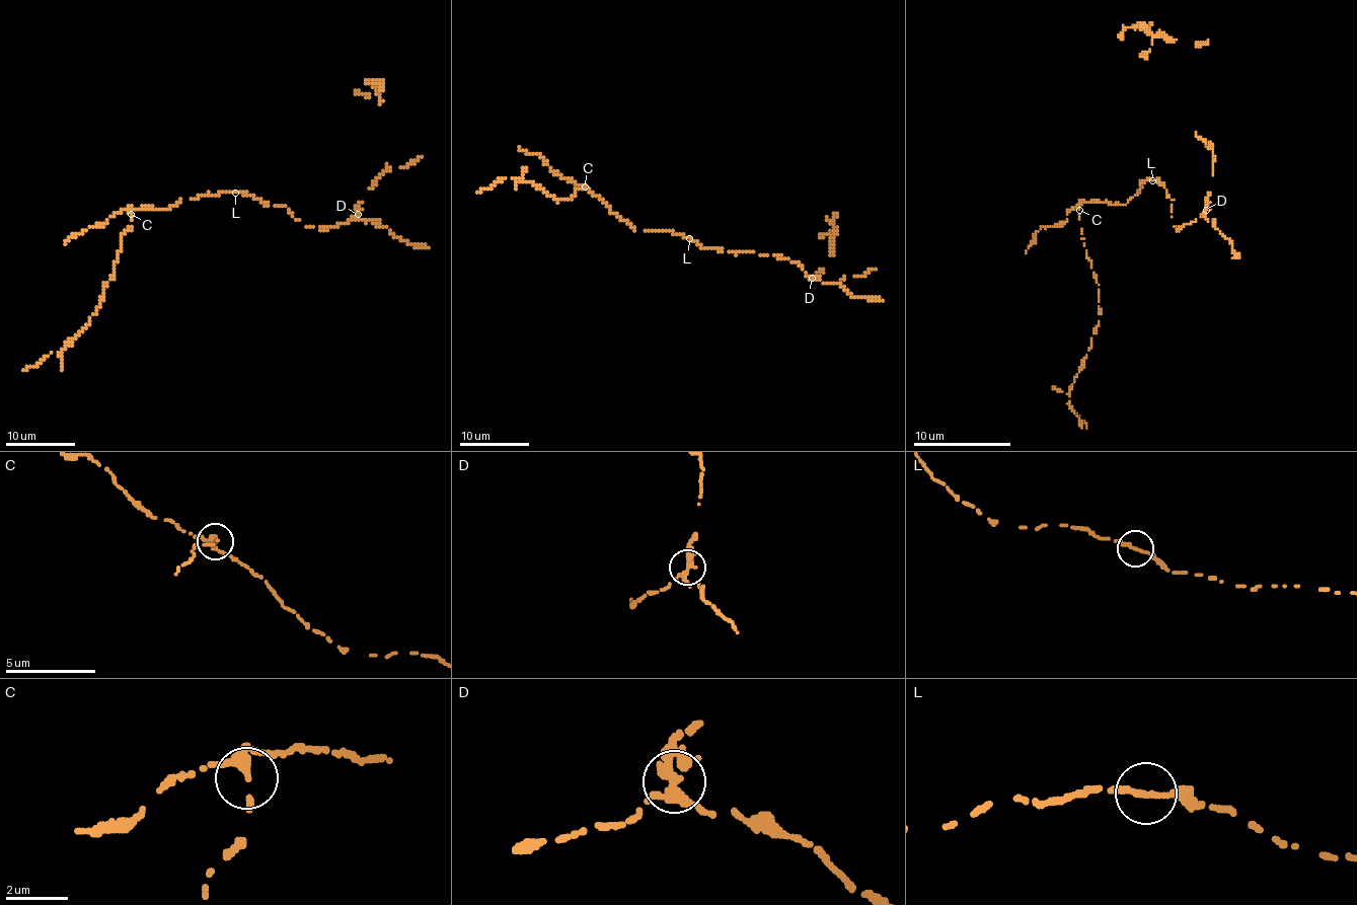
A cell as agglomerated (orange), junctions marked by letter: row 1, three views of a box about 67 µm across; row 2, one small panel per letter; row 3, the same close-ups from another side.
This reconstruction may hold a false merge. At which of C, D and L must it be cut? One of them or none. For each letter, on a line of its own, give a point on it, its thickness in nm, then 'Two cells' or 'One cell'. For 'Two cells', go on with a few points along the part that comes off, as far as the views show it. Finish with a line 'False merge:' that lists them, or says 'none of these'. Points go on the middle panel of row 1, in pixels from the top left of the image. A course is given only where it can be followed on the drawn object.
C: Place: (585, 186). Thickness 280 nm. One cell
D: Place: (812, 278). Thickness 360 nm. Two cells
L: Place: (689, 238). Thickness 300 nm. One cell
False merge: D

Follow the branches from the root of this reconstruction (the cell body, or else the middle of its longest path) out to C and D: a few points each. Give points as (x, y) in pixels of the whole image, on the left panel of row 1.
C: (234, 193), (201, 195), (194, 200), (181, 200), (167, 210), (143, 207), (133, 209), (131, 214)
D: (234, 193), (244, 193), (274, 207), (285, 207), (307, 226), (321, 229), (346, 224), (358, 214)

